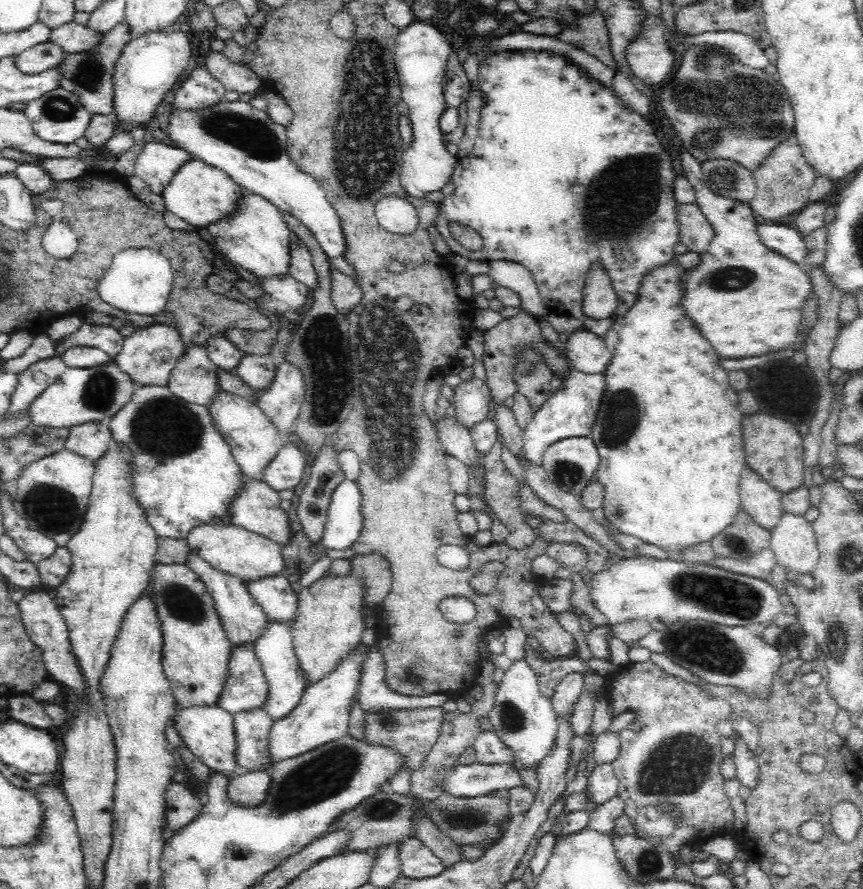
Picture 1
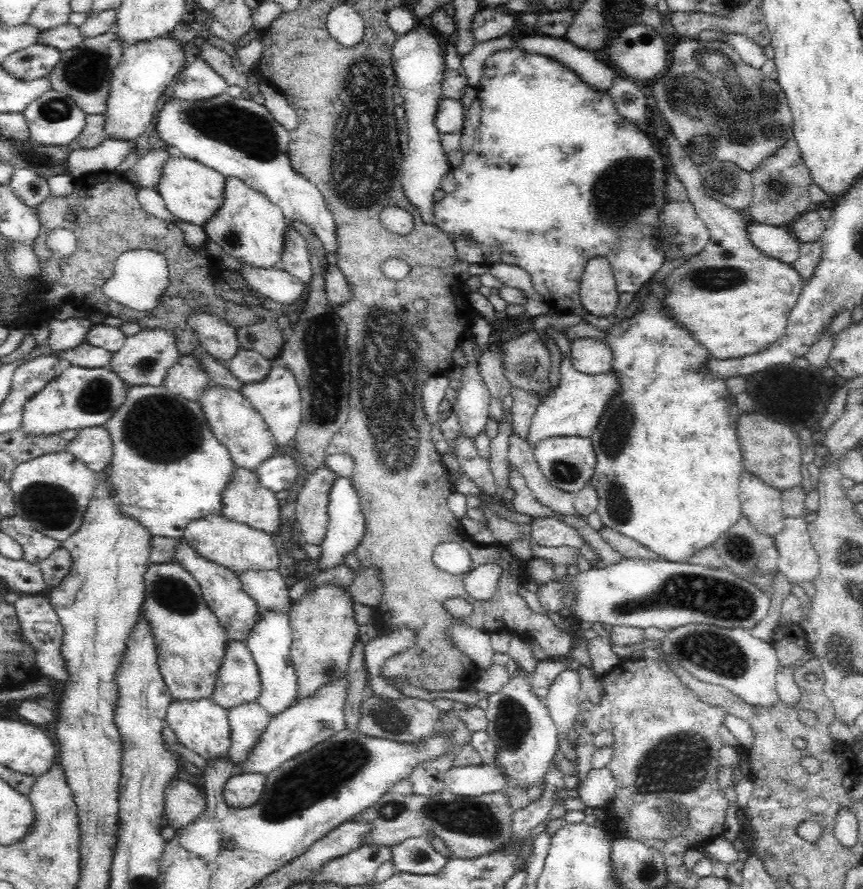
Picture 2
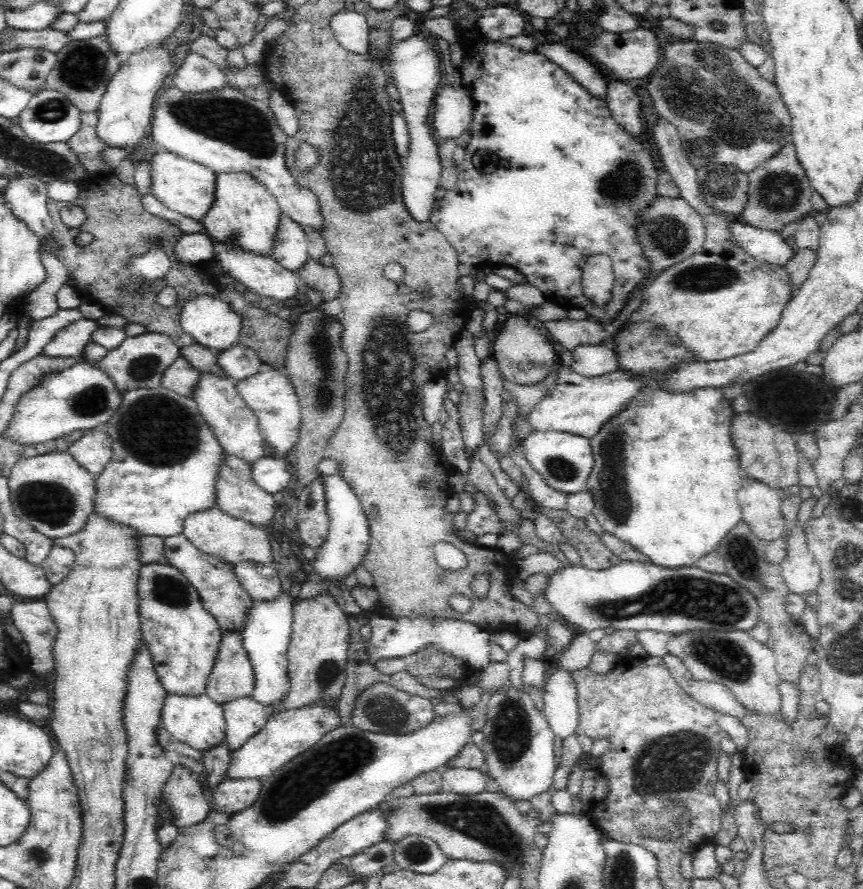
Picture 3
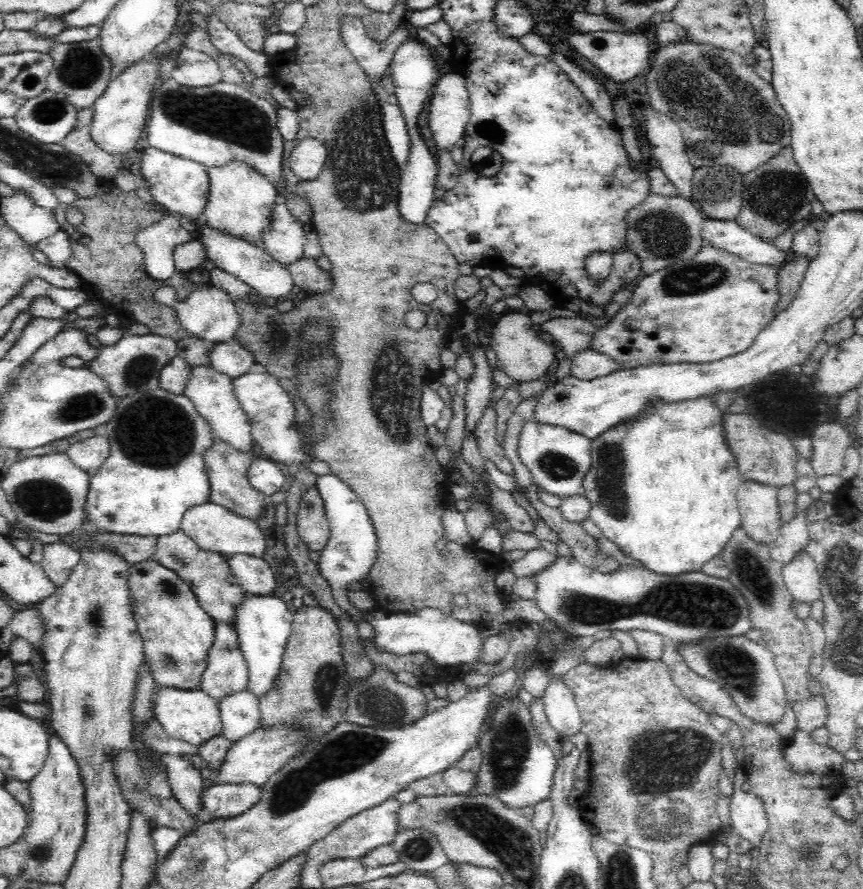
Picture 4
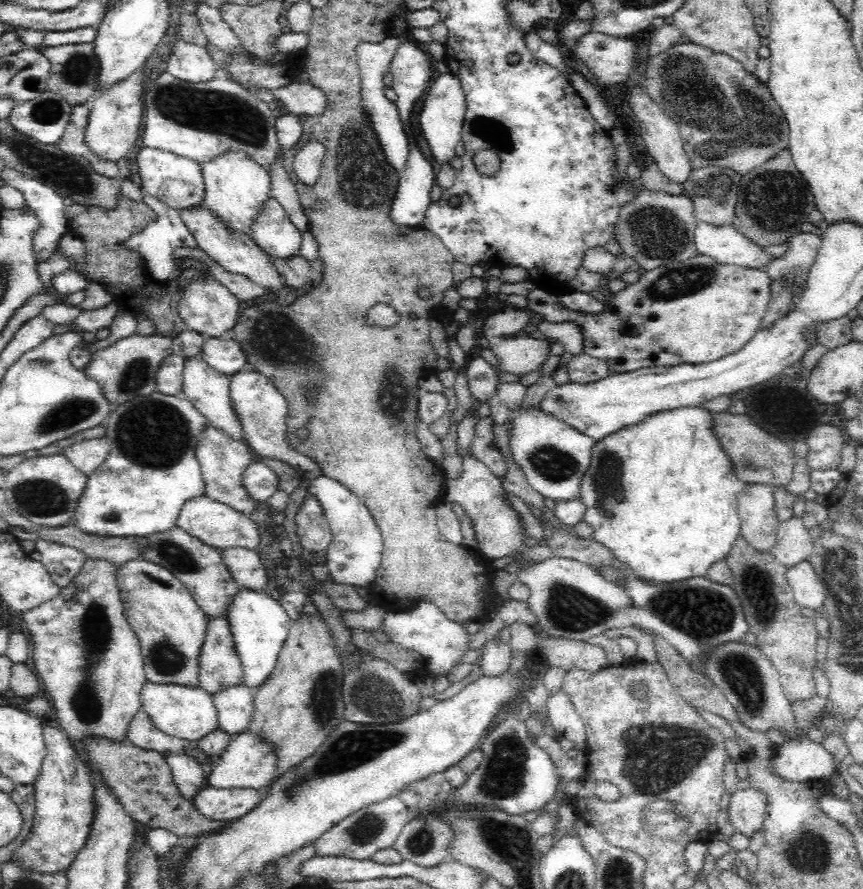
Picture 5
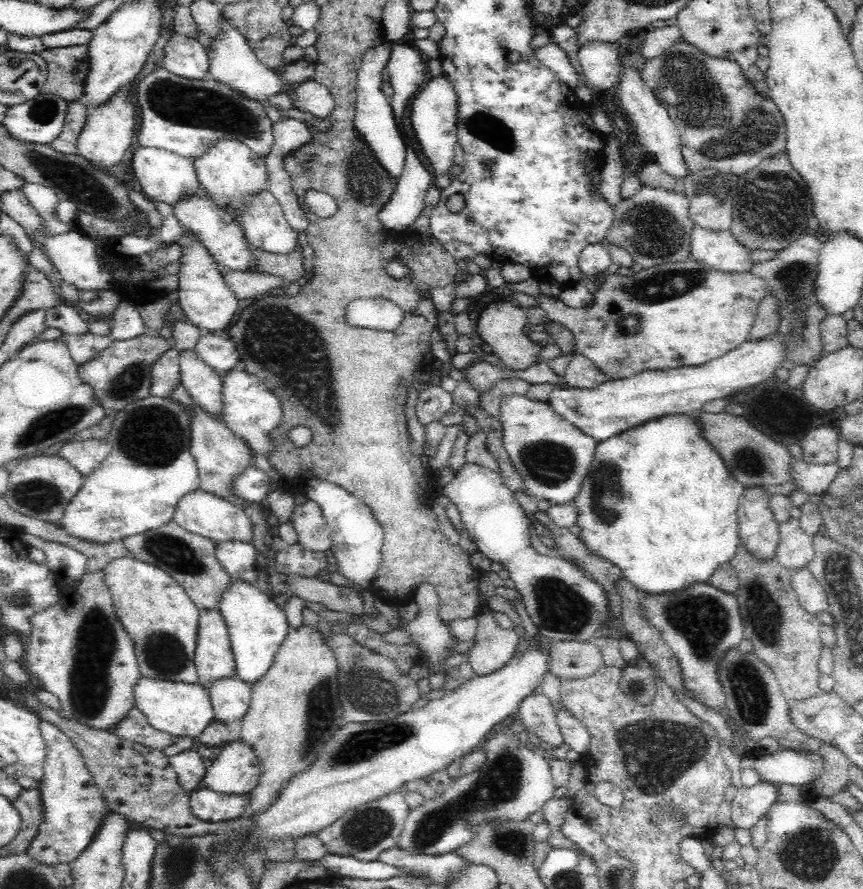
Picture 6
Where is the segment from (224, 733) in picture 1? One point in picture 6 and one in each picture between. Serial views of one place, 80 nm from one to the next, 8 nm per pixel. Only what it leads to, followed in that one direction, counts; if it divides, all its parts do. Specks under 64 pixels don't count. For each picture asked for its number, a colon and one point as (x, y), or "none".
2: (201, 725)
3: (196, 720)
4: (192, 716)
5: (187, 712)
6: (178, 708)

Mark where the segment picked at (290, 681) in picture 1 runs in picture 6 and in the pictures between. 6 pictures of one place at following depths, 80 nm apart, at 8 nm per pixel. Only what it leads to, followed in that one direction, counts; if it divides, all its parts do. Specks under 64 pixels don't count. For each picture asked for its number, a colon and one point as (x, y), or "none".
2: (269, 640)
3: (267, 626)
4: (262, 623)
5: (259, 624)
6: (256, 626)

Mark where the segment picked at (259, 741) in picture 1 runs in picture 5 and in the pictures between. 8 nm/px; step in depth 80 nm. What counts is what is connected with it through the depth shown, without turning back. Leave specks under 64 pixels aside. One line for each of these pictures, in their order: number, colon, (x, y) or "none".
2: (248, 720)
3: (245, 716)
4: (239, 711)
5: (234, 703)

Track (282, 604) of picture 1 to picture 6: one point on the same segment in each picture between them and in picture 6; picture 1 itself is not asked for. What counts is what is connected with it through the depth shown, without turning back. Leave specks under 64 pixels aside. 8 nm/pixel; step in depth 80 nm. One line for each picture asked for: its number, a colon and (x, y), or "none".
2: (266, 586)
3: (260, 581)
4: (253, 574)
5: (244, 564)
6: (238, 558)

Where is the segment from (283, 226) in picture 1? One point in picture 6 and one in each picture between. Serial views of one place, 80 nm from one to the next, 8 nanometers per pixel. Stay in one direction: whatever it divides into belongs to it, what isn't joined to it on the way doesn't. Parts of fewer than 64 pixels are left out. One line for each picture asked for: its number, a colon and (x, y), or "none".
2: (248, 226)
3: (243, 211)
4: (240, 198)
5: (235, 185)
6: (227, 170)

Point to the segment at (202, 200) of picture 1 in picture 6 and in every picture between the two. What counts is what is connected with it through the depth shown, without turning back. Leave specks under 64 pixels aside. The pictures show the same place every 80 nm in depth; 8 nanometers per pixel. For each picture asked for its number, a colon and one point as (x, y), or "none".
2: (192, 191)
3: (185, 186)
4: (180, 185)
5: (173, 179)
6: (166, 177)

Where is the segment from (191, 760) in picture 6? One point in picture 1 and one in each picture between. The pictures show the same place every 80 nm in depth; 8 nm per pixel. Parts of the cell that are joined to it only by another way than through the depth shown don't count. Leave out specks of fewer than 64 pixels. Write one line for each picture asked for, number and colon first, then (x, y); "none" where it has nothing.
1: (182, 805)
2: (184, 802)
3: (188, 797)
4: (187, 784)
5: (188, 775)

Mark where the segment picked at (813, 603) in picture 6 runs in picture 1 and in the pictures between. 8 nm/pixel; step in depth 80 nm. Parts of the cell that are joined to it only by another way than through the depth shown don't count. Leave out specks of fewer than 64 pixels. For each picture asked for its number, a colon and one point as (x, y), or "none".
1: (793, 543)
2: (799, 563)
3: (800, 571)
4: (801, 576)
5: (808, 590)

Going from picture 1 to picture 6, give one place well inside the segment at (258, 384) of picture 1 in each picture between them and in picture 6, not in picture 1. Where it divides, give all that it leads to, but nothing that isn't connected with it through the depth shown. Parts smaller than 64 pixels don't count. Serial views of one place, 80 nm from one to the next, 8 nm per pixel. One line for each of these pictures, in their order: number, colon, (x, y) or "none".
2: (247, 366)
3: (237, 361)
4: (229, 357)
5: (225, 356)
6: (220, 354)

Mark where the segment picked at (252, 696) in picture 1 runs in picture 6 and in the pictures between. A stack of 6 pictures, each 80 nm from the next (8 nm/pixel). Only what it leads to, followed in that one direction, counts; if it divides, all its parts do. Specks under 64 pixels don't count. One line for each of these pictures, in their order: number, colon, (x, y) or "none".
2: (237, 680)
3: (231, 675)
4: (226, 671)
5: (218, 664)
6: (213, 659)

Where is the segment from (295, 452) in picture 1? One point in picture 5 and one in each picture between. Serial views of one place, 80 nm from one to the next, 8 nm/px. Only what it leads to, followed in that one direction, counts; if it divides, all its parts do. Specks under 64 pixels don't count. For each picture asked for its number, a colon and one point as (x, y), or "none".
2: (278, 472)
3: (270, 473)
4: (264, 475)
5: (259, 481)

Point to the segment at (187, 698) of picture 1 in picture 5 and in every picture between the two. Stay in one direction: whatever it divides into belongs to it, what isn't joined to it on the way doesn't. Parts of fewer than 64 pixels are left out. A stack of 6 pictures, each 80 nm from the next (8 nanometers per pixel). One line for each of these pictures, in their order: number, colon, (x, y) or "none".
2: (189, 640)
3: (181, 636)
4: (176, 631)
5: (169, 625)

